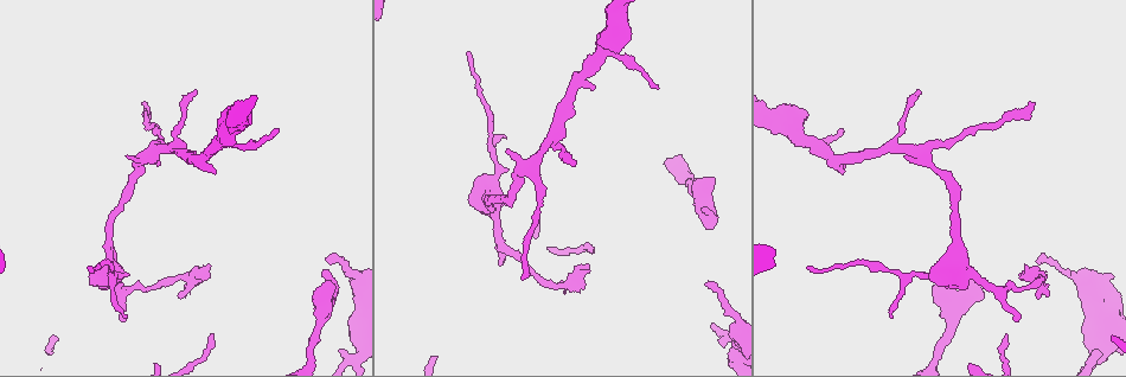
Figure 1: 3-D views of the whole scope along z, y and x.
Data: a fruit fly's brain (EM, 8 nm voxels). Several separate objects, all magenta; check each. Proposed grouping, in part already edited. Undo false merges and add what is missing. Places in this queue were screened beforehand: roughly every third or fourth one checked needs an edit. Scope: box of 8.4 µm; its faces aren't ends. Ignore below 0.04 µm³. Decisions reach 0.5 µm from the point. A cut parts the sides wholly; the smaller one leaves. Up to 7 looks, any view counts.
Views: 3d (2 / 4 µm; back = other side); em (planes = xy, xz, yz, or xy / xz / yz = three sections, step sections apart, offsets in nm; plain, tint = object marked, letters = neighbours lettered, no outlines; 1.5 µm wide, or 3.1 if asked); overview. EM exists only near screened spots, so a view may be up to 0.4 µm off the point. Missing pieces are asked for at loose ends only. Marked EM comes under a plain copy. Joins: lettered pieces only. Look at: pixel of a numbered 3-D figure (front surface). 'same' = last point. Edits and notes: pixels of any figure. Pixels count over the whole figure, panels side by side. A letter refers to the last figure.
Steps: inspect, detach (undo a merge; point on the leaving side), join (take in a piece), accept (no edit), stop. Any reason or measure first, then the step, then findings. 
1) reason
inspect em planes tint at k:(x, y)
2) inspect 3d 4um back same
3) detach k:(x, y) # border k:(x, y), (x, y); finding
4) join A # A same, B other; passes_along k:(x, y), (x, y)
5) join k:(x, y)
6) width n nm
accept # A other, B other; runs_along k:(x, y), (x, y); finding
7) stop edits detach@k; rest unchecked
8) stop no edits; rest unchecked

free end
inspect 3d 4um at 1:(208, 275)

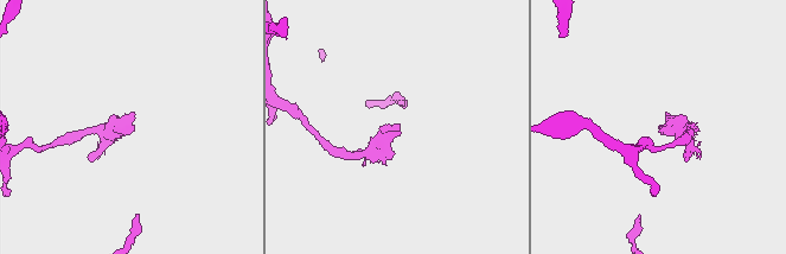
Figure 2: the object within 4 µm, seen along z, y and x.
shape alone is not enough
inspect em planes letters at 2:(659, 128)

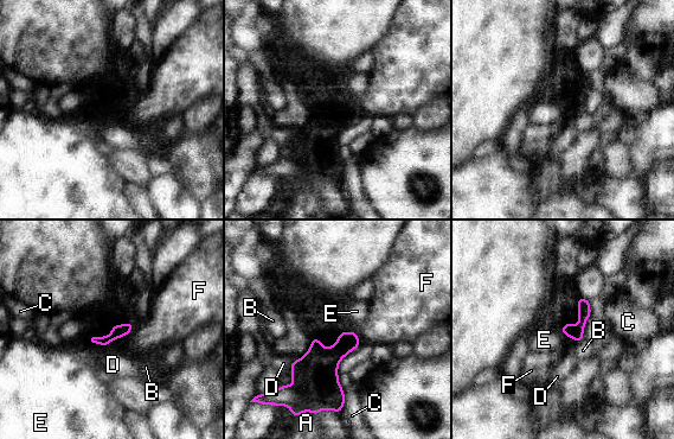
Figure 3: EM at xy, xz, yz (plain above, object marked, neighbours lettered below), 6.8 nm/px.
width 90 nm
accept # A other, B other, C other, D other, E other, F other; none of them fits

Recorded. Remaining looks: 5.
long arm stops here
inspect em planes letters at 1:(1036, 262)

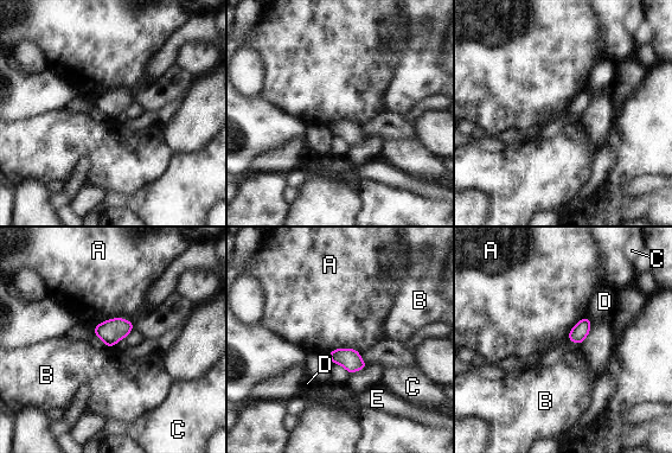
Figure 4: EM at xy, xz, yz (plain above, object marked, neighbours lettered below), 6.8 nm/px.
longest_contact A 260 nm
accept # A other, B other, C other, D other, E other; no lettered piece goes on from it

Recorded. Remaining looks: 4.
an open end
inspect 3d 4um at 1:(123, 321)

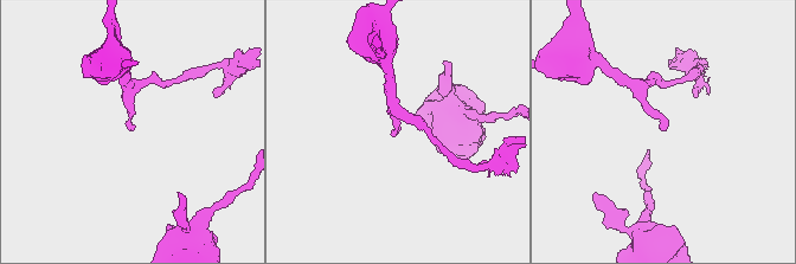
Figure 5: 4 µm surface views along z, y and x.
inspect em yz step 4 letters at 5:(393, 132)

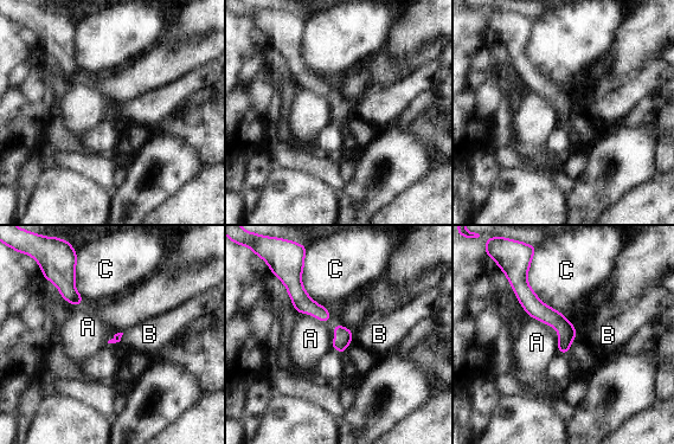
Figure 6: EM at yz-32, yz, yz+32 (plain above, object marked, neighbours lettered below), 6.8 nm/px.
longest_contact C 400 nm
accept # A other, B other, C other; runs_along 6:(520, 285), (565, 332), (565, 349); no lettered piece goes on from it

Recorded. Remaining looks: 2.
stop no edits; rest unchecked

